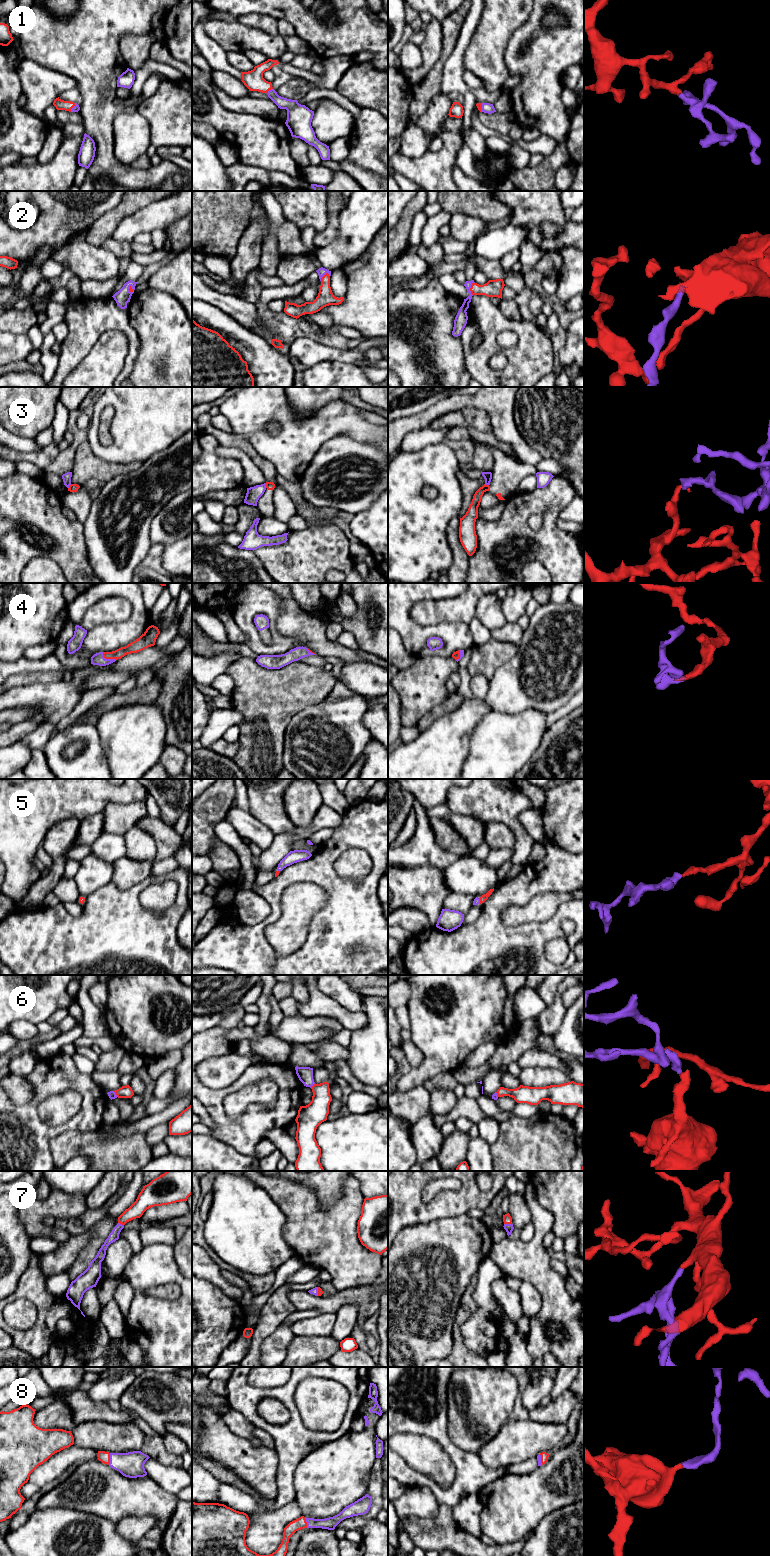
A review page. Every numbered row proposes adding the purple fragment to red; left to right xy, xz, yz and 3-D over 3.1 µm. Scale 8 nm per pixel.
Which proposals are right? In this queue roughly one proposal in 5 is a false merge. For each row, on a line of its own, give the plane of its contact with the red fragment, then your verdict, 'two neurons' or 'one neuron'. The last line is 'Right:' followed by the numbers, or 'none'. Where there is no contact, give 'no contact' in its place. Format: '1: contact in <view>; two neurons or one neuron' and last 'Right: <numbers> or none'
1: contact in xz; one neuron
2: contact in yz; one neuron
3: contact in xz; two neurons
4: contact in xy; one neuron
5: contact in yz; one neuron
6: contact in xz; one neuron
7: contact in yz; one neuron
8: contact in xy; one neuron
Right: 1, 2, 4, 5, 6, 7, 8

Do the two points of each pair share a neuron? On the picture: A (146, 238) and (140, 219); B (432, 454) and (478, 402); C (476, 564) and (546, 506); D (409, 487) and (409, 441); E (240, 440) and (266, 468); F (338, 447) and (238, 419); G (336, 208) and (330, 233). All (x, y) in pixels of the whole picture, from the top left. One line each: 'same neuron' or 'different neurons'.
A: different neurons
B: different neurons
C: same neuron
D: different neurons
E: same neuron
F: different neurons
G: same neuron

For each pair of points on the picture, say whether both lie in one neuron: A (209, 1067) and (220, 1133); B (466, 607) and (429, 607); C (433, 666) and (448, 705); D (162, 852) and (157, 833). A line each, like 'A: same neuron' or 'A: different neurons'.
A: different neurons
B: same neuron
C: different neurons
D: same neuron

